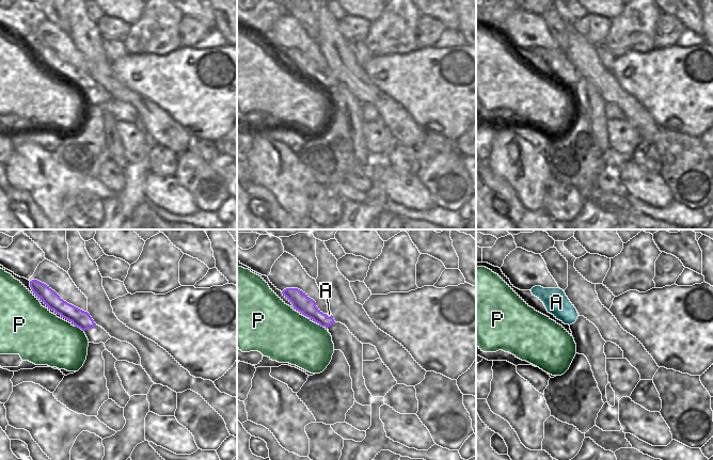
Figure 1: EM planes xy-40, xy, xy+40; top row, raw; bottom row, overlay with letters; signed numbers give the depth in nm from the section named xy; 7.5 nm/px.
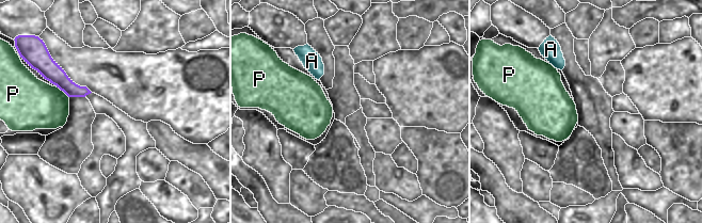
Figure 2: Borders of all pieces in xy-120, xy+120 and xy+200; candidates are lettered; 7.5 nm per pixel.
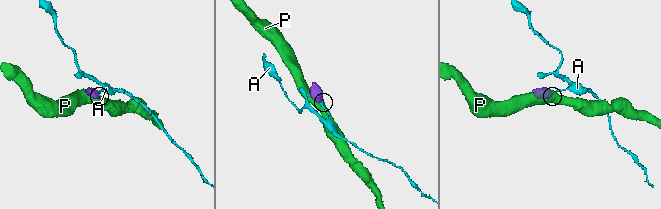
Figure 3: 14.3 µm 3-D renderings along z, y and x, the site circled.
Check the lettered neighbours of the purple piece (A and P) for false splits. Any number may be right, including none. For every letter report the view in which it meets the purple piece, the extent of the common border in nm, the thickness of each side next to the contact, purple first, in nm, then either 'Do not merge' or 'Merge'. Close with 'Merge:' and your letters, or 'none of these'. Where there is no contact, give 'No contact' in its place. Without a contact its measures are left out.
A: Touches purple in xy. Shared border 50 nm. Thickness 140 nm (purple) against 40 nm. Merge
P: Touches purple in xy-40. Shared border 80 nm. Thickness 130 nm (purple) against 380 nm. Do not merge
Merge: A.

